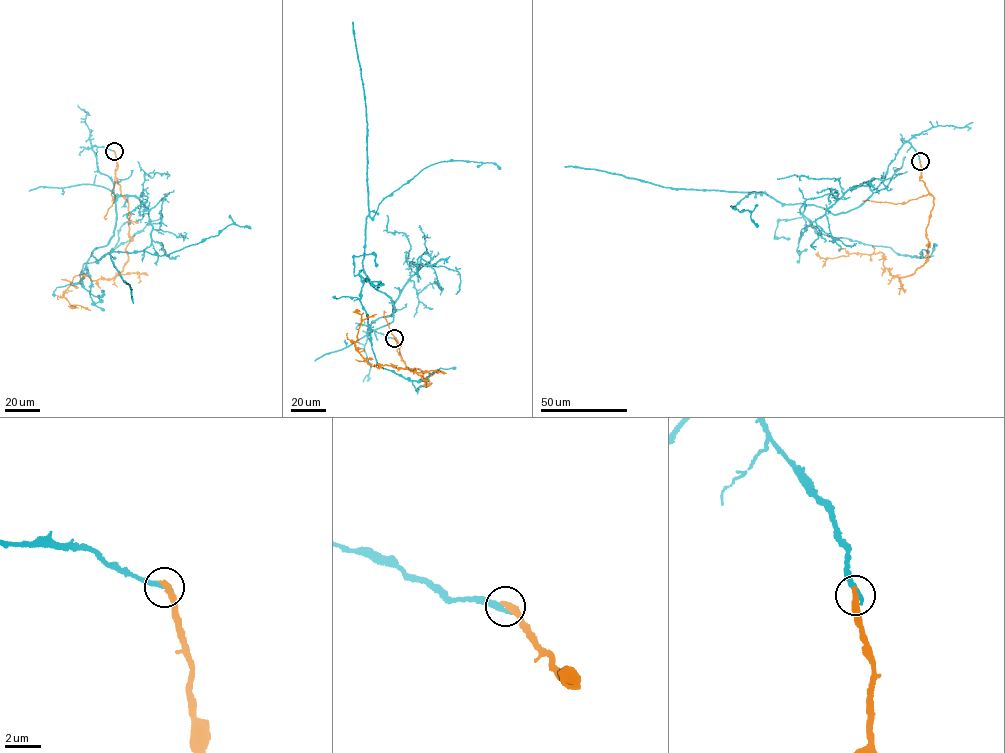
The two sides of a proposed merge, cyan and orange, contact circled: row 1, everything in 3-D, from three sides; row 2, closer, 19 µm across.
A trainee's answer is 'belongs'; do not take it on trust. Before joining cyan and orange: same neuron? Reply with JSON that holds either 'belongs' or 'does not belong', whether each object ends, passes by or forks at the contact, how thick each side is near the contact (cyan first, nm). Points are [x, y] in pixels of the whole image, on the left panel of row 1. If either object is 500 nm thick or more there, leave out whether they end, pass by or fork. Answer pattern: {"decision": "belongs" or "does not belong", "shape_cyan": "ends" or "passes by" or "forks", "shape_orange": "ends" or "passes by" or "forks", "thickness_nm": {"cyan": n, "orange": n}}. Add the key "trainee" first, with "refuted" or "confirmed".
{"trainee": "refuted", "decision": "does not belong", "shape_cyan": "ends", "shape_orange": "ends", "thickness_nm": {"cyan": 320, "orange": 400}}

